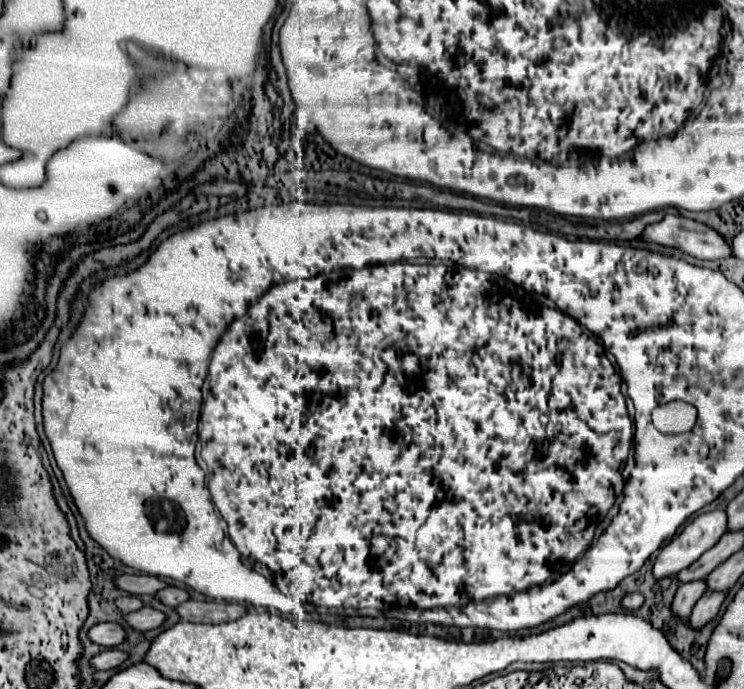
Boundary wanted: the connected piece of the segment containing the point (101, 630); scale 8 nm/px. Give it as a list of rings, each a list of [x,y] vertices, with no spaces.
[[[99,623],[89,631],[89,637],[103,647],[117,647],[127,639],[127,631],[119,623]]]

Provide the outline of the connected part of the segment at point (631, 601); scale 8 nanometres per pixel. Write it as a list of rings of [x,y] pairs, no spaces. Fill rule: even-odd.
[[[627,593],[625,597],[623,597],[623,601],[621,601],[621,605],[625,607],[625,609],[629,609],[629,611],[633,611],[633,609],[639,609],[641,605],[643,605],[643,601],[645,601],[645,597],[641,595],[641,593]]]

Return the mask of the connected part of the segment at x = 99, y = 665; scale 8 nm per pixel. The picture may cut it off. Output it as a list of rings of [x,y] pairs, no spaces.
[[[107,649],[103,653],[99,653],[97,657],[91,659],[91,665],[101,671],[101,669],[115,669],[119,667],[125,659],[129,659],[129,655],[125,651],[119,651],[119,649]]]

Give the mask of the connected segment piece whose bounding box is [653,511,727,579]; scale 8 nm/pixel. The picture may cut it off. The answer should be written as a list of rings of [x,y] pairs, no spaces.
[[[711,511],[695,517],[689,525],[683,527],[679,535],[675,535],[657,555],[653,563],[653,575],[669,577],[687,569],[693,561],[697,561],[707,549],[711,549],[721,535],[727,531],[727,513]]]

